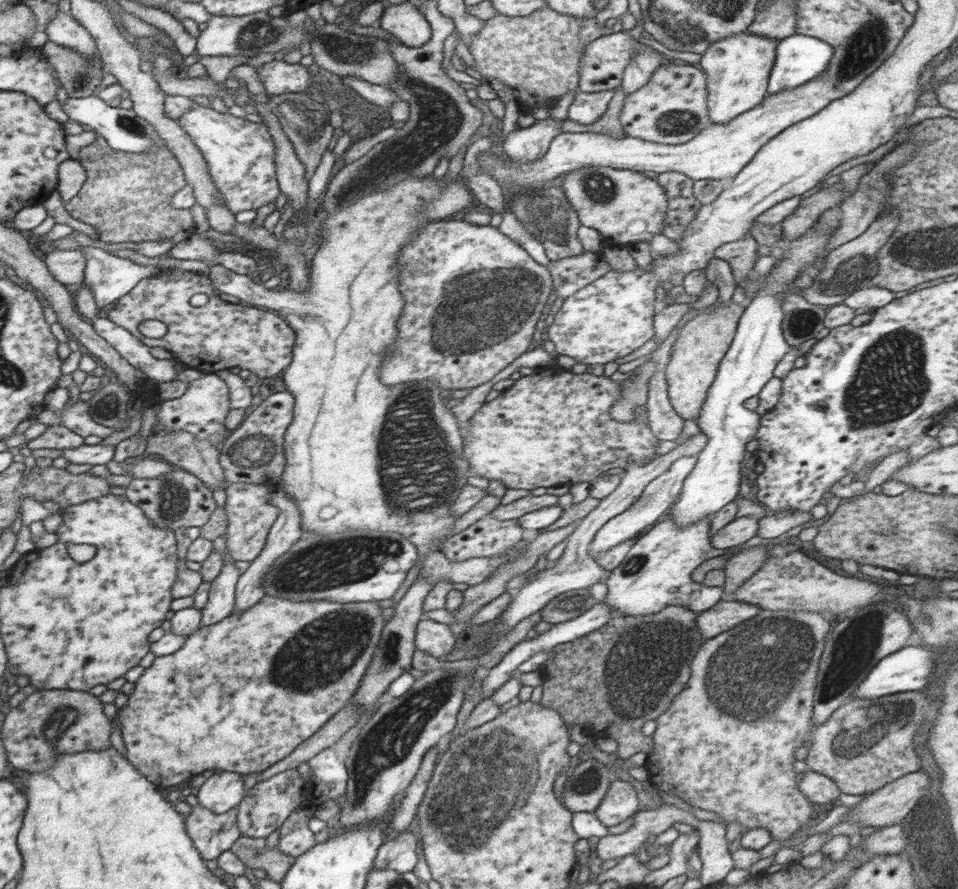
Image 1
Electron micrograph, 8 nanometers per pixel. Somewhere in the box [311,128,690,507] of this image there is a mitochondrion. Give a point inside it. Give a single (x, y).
(478, 309)

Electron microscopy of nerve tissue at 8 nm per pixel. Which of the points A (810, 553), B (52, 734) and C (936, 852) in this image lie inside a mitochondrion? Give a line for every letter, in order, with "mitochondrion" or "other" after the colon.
A: other
B: mitochondrion
C: mitochondrion

